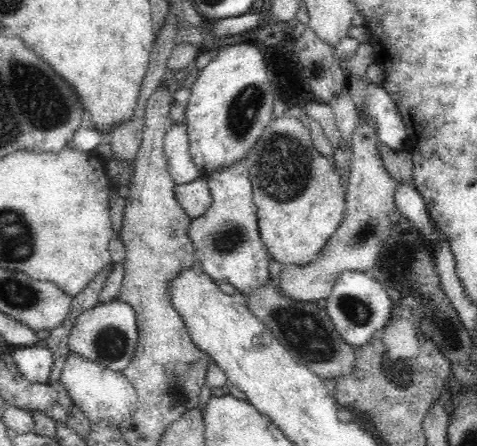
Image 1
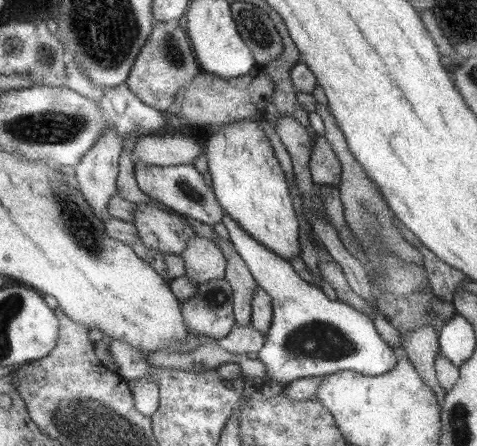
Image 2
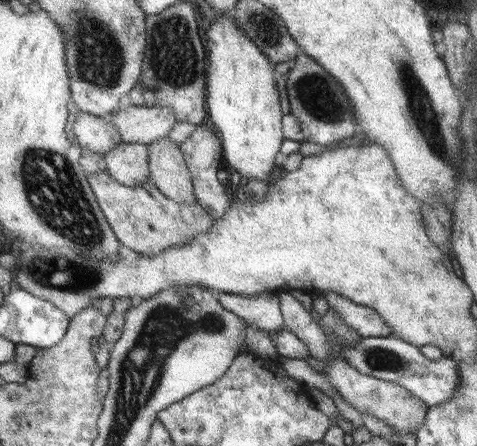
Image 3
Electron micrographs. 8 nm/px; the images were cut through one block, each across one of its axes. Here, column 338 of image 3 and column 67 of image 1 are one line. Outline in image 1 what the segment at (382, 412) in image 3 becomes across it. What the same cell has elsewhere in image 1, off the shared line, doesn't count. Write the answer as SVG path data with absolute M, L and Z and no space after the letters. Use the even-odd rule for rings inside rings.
M68 354L68 360L64 364L62 376L60 376L60 384L66 388L66 392L72 398L72 404L80 408L82 414L86 414L90 418L90 422L98 422L108 418L108 422L112 422L116 428L122 426L122 422L134 414L134 410L138 408L138 396L134 386L130 384L130 380L126 378L126 374L122 372L114 372L110 368L104 368L100 364L94 364L78 354Z

